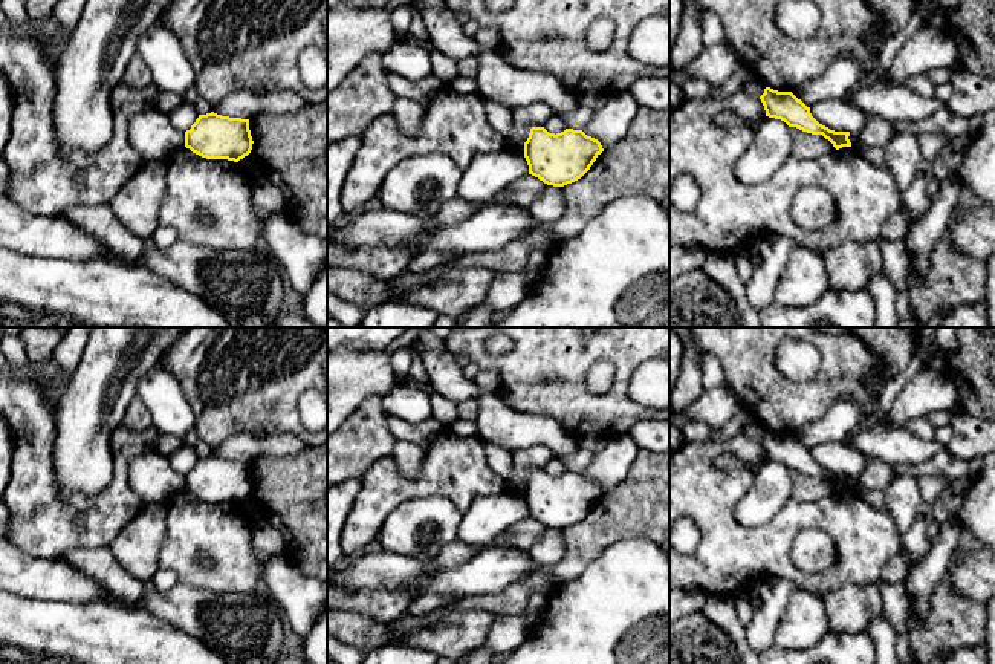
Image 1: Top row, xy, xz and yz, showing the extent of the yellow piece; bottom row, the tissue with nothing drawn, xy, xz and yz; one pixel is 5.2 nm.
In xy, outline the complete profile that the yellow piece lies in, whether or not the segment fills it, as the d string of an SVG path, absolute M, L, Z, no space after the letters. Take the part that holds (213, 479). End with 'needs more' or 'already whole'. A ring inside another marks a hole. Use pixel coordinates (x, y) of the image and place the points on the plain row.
M214 454L199 457L185 474L185 490L206 502L238 505L252 493L249 462L222 459Z | already whole

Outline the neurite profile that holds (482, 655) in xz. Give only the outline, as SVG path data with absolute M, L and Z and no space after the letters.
M485 644L466 655L466 659L460 664L494 664L495 653Z

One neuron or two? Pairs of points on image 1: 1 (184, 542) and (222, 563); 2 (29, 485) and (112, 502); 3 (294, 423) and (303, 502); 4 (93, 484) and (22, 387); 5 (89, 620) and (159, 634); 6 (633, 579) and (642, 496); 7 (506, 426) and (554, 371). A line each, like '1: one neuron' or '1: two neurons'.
1: one neuron
2: one neuron
3: two neurons
4: two neurons
5: one neuron
6: two neurons
7: two neurons

